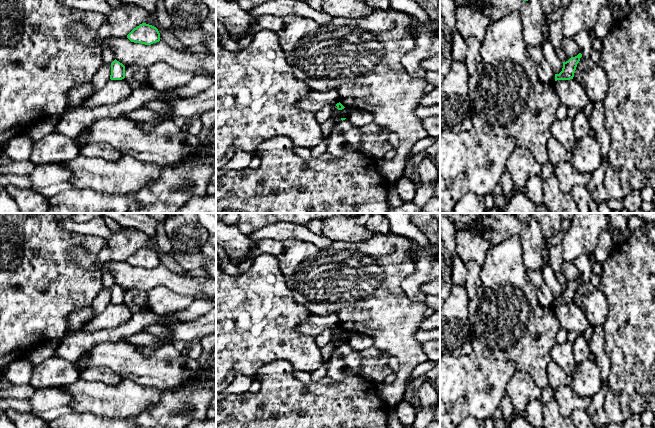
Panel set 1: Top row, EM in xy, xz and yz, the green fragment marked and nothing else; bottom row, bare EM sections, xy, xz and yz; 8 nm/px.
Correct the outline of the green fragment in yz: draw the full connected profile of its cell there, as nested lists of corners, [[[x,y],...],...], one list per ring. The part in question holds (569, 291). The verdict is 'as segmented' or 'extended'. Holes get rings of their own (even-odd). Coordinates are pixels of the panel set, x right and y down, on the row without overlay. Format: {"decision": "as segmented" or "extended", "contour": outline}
{"decision": "as segmented", "contour": [[[579,277],[577,280],[571,281],[568,285],[563,286],[562,295],[559,298],[555,298],[555,305],[573,303],[577,288],[581,281],[582,278]]]}

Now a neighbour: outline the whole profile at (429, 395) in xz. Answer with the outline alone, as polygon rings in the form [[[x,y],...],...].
[[[426,380],[419,388],[418,397],[421,402],[421,409],[430,409],[440,401],[440,389]]]

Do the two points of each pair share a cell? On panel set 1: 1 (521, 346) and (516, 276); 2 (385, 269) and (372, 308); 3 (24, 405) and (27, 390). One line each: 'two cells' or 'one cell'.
1: one cell
2: one cell
3: two cells

